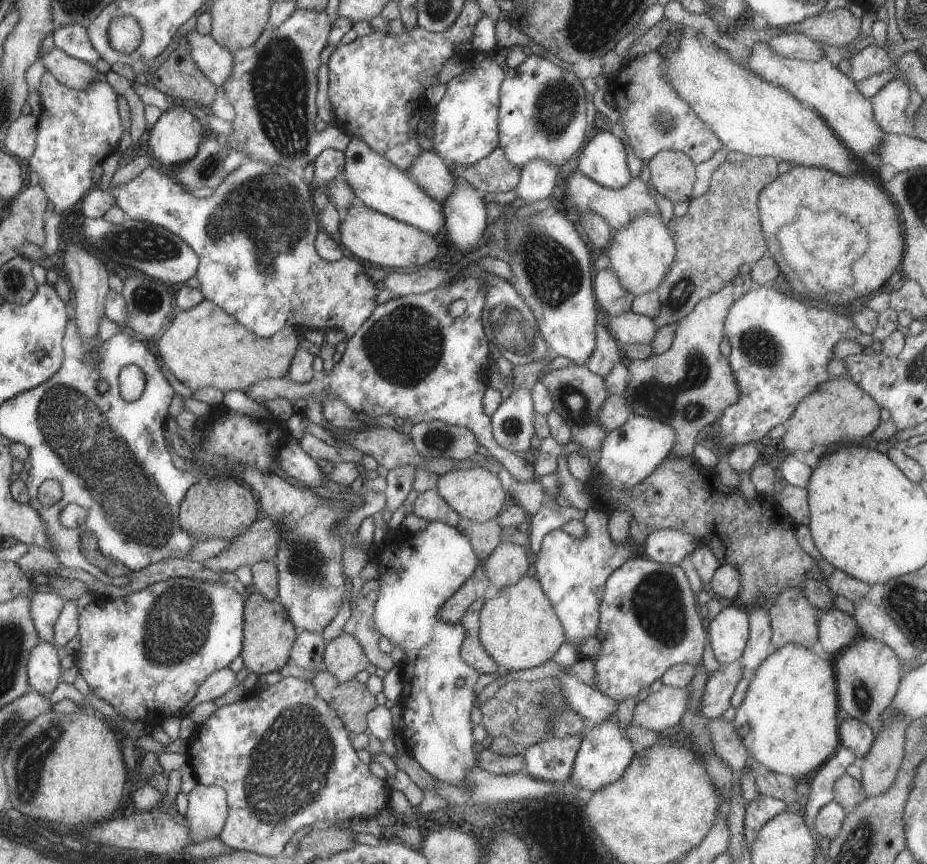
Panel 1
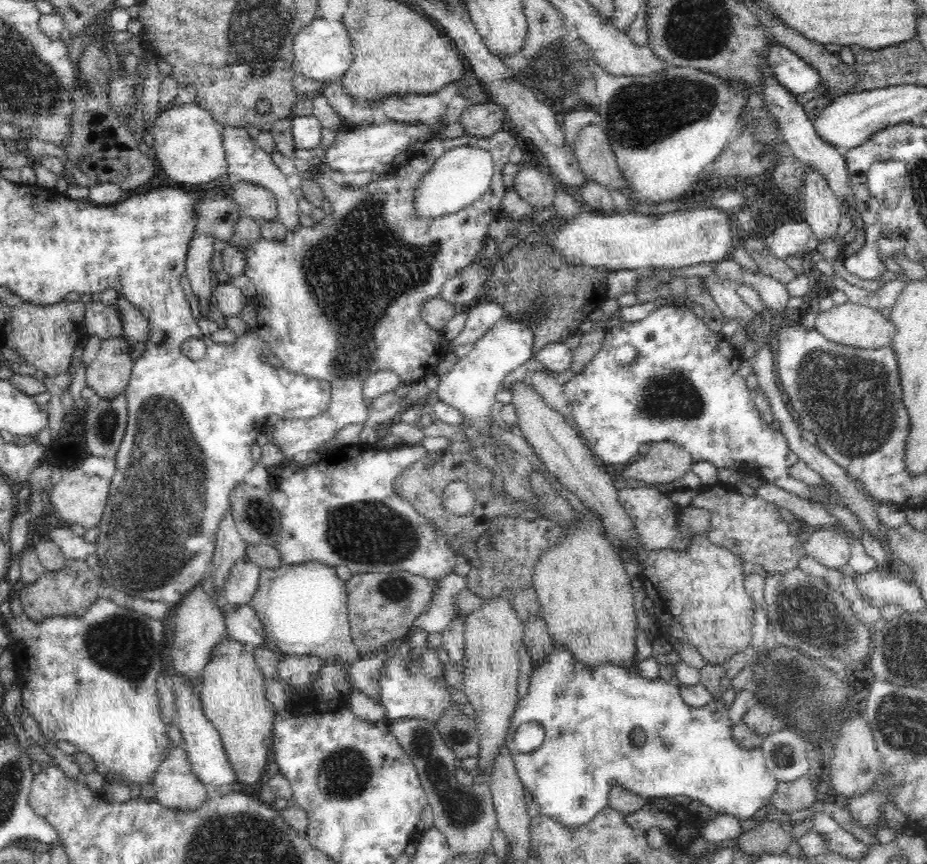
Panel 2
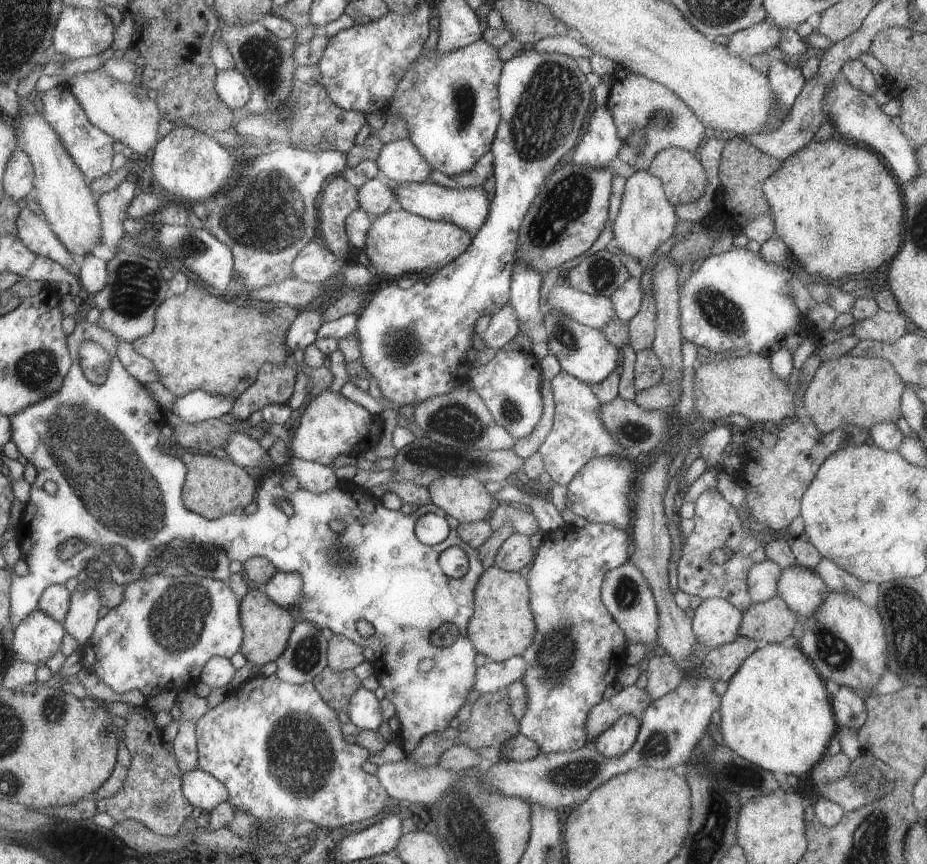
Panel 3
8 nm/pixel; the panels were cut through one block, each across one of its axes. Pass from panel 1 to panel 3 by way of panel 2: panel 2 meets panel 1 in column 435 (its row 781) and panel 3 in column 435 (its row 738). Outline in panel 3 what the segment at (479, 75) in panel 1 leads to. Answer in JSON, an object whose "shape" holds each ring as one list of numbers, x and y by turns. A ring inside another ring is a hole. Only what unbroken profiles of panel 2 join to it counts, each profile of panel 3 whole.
{"shape":[[485,39,447,53,438,53,436,49,431,52,425,50,400,79,398,90,385,110,385,116,400,114,406,120,409,139,423,153,431,168,440,170,451,178,457,177,470,171,479,158,491,152,491,147,494,146,500,122,498,80,501,70,499,50]]}

